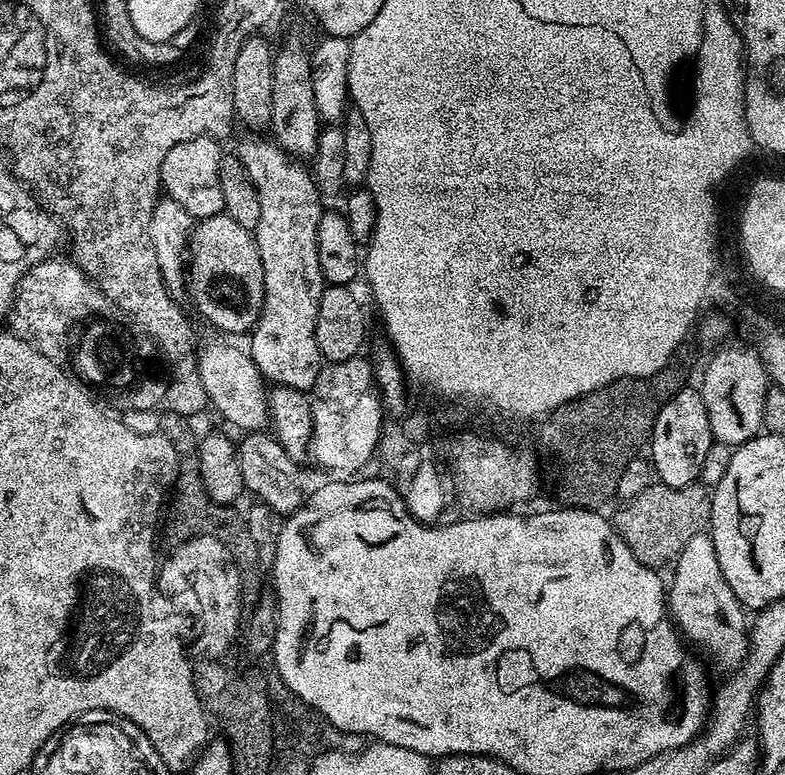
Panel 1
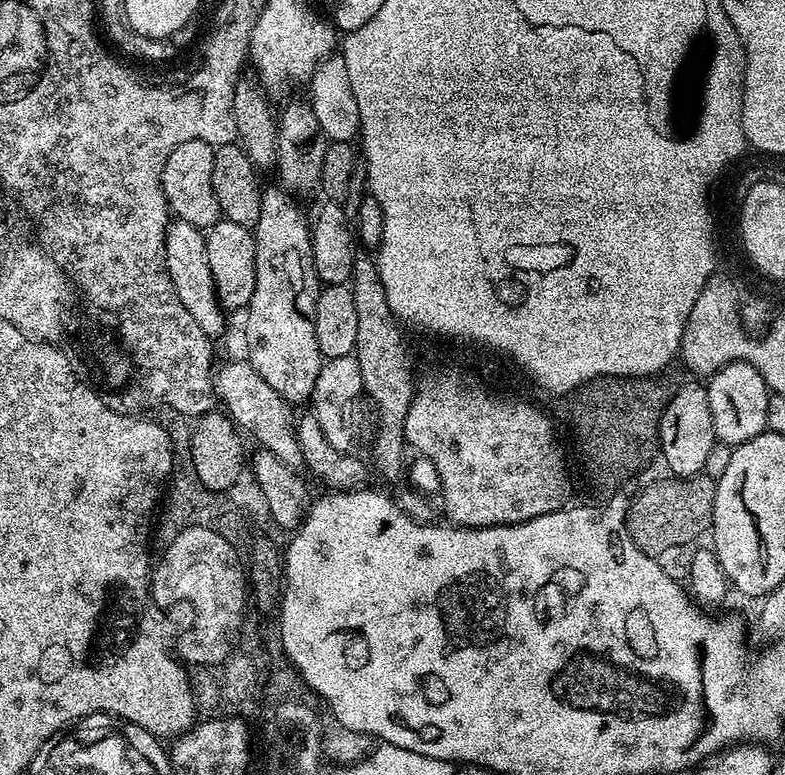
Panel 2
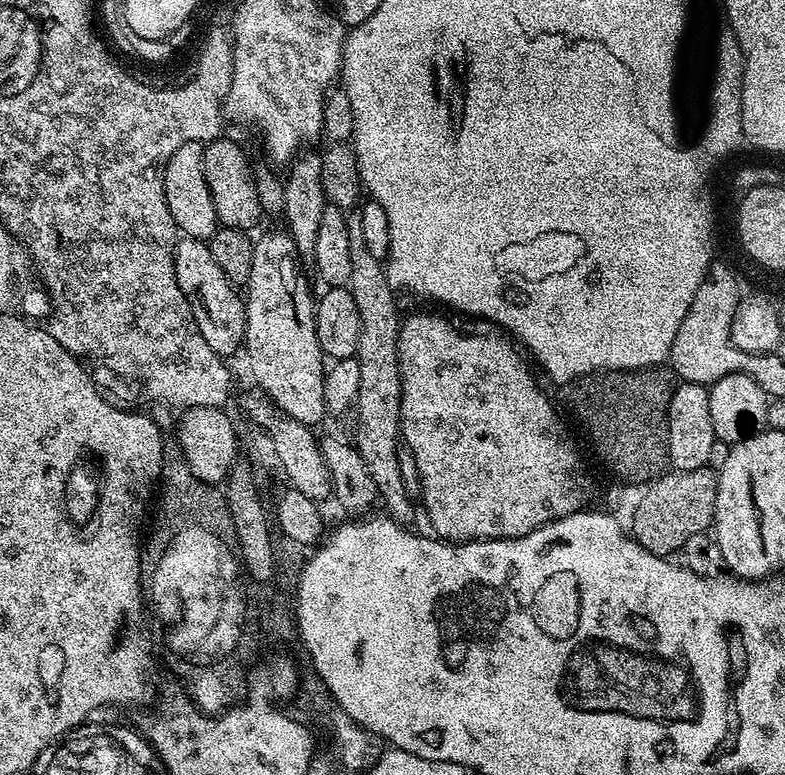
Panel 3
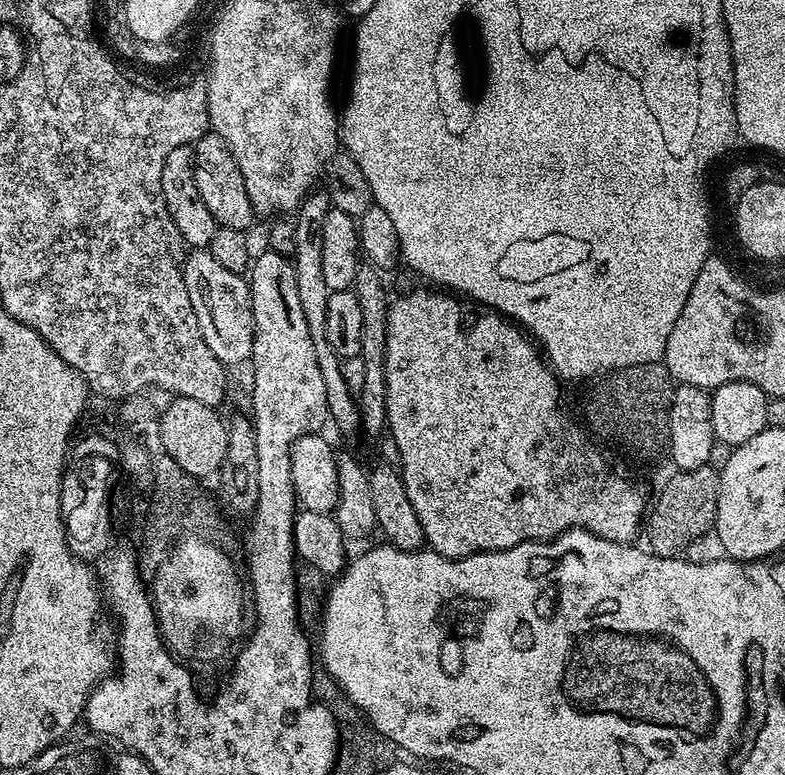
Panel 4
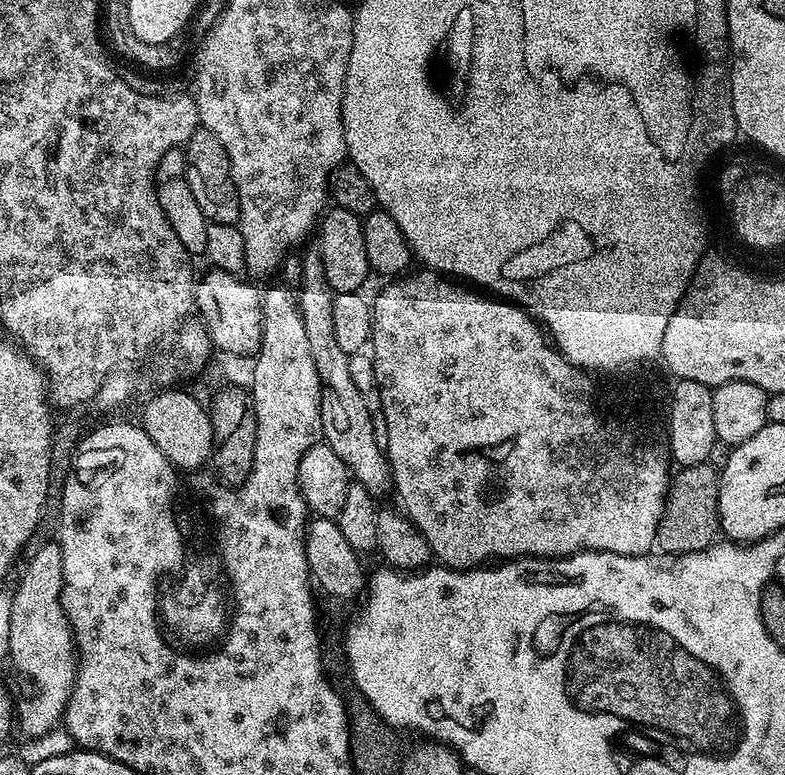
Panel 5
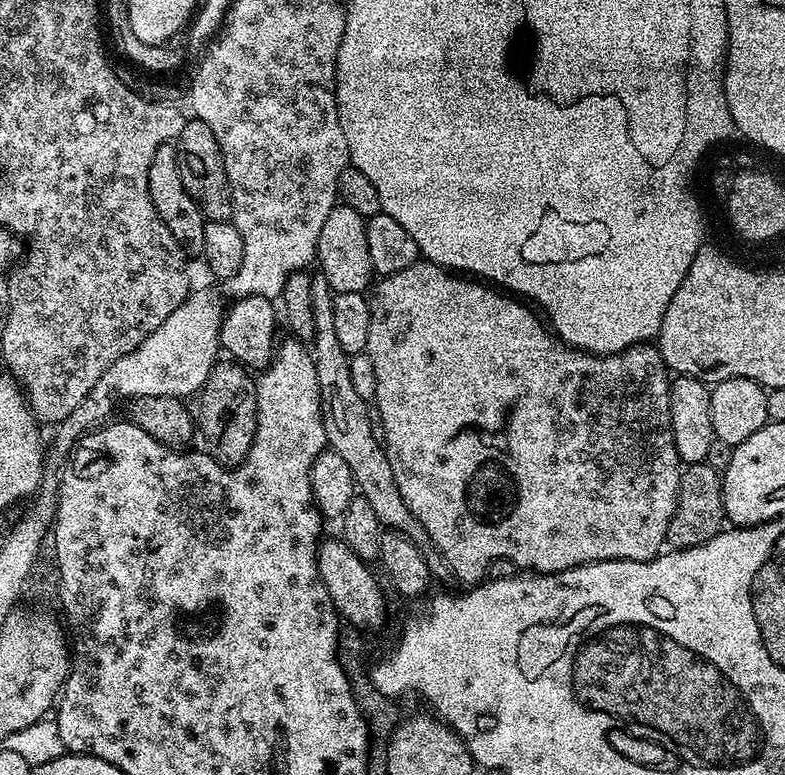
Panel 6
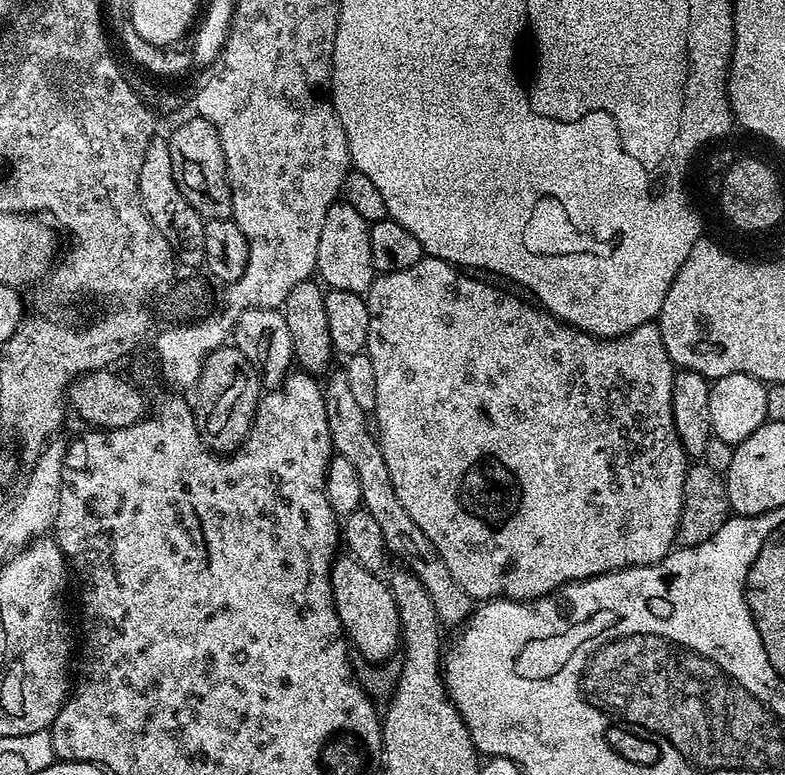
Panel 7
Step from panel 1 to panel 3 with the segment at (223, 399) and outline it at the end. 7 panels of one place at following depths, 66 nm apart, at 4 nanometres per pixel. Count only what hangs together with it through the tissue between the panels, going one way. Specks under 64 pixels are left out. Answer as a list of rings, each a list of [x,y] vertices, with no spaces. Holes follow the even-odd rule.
[[[255,395],[245,402],[244,408],[254,423],[261,424],[268,431],[268,436],[272,439],[271,453],[282,462],[284,475],[292,477],[297,490],[306,494],[306,498],[317,502],[323,501],[323,496],[327,497],[331,493],[332,475],[326,470],[326,462],[322,458],[322,450],[320,449],[320,440],[312,433],[315,431],[309,425],[297,420],[287,418],[276,420],[277,413],[274,411],[272,401],[263,395]]]

